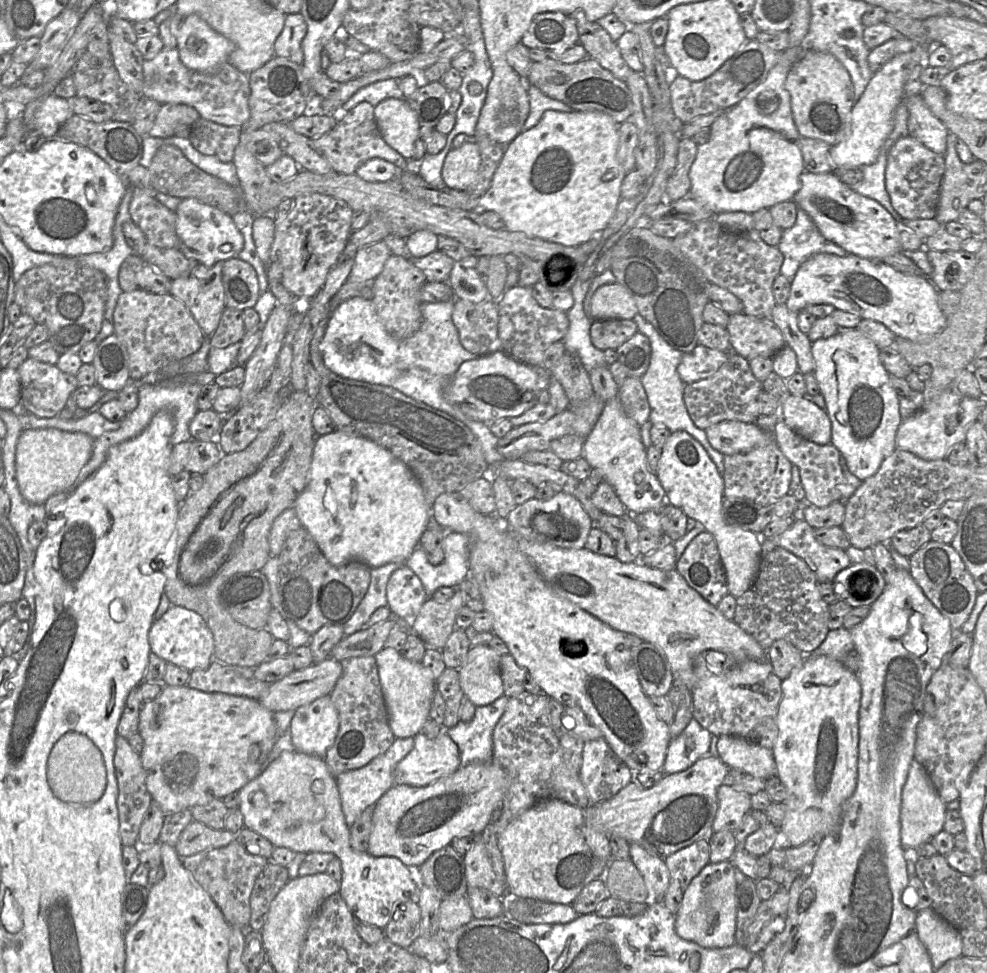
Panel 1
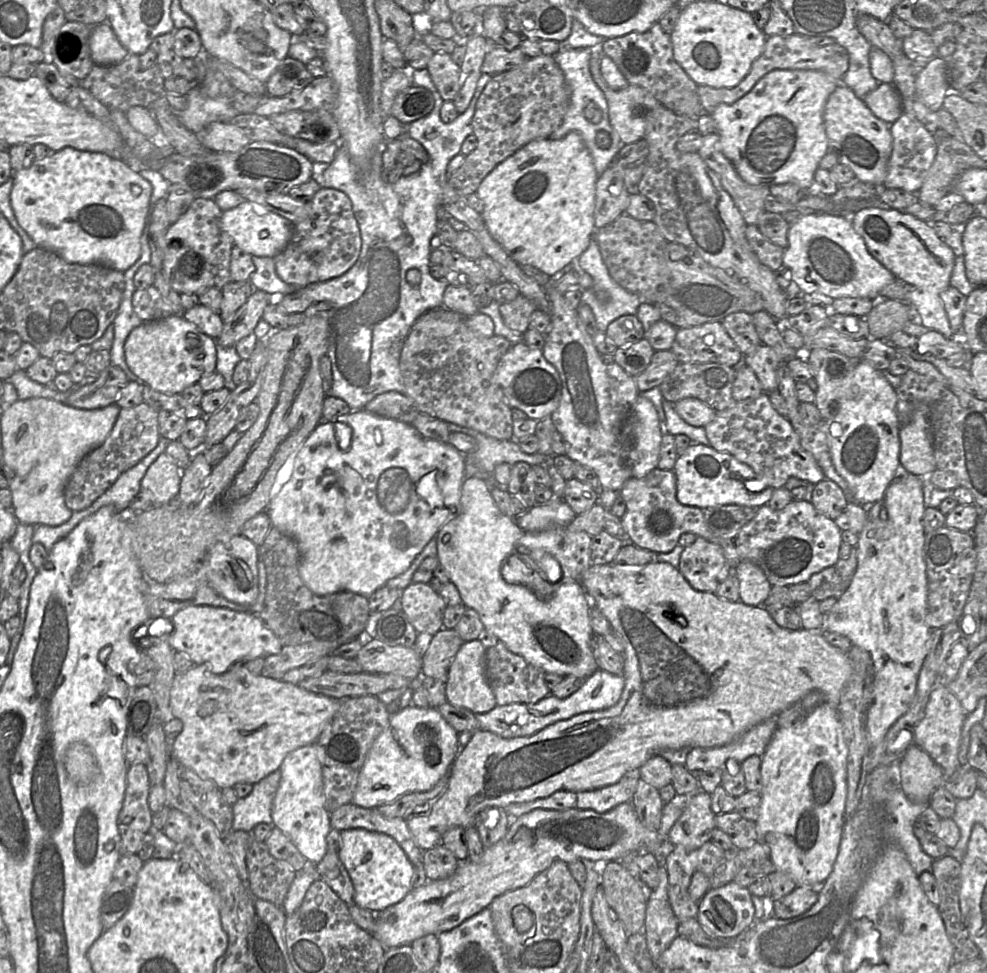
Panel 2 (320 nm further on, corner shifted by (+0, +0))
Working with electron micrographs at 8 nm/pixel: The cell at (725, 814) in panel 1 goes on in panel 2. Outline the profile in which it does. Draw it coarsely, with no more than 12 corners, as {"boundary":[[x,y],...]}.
{"boundary":[[699,791],[669,831],[674,846],[696,850],[716,828],[711,796]]}

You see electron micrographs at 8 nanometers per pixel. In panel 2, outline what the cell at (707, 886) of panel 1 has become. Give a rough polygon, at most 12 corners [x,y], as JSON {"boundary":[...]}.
{"boundary":[[734,881],[710,888],[696,920],[735,938],[756,921],[751,894]]}

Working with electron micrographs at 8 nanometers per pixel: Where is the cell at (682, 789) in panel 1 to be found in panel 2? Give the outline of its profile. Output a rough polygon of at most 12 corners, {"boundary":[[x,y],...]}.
{"boundary":[[632,802],[535,810],[479,861],[376,913],[385,950],[450,931],[554,862],[602,868],[654,853],[651,831]]}

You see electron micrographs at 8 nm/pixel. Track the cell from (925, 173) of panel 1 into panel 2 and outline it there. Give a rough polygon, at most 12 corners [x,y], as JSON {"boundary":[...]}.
{"boundary":[[905,112],[883,187],[918,193],[938,140]]}

